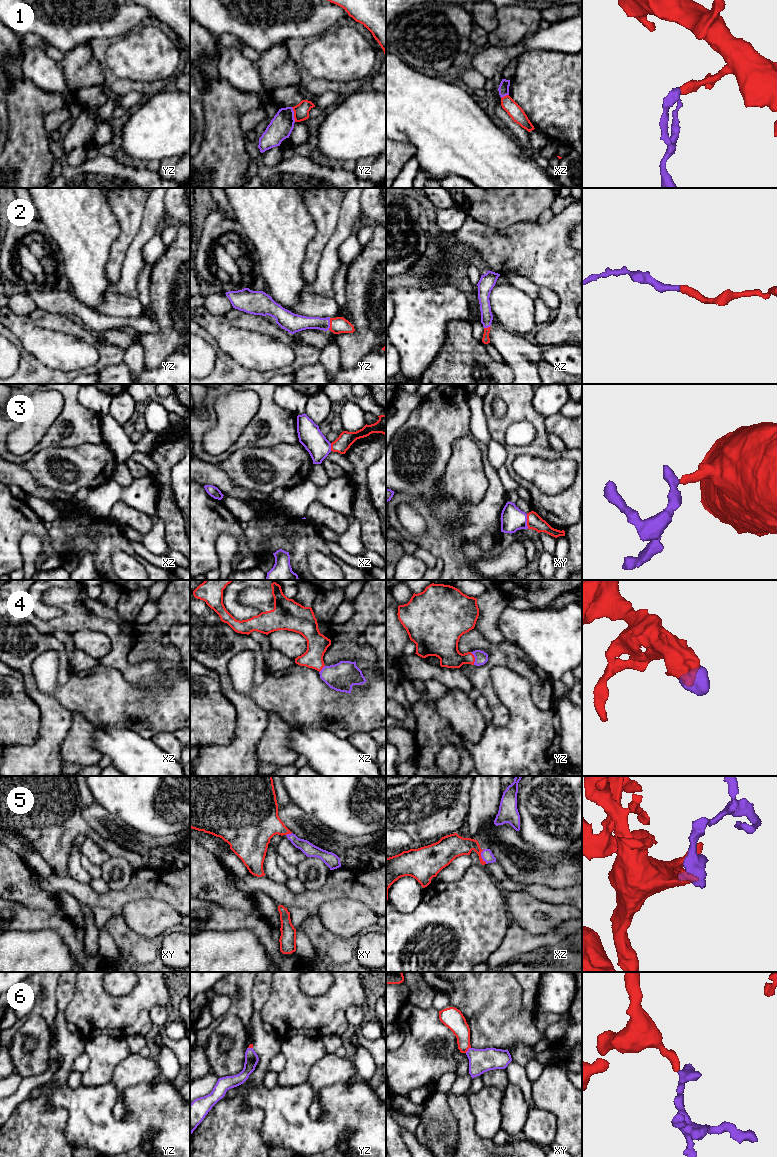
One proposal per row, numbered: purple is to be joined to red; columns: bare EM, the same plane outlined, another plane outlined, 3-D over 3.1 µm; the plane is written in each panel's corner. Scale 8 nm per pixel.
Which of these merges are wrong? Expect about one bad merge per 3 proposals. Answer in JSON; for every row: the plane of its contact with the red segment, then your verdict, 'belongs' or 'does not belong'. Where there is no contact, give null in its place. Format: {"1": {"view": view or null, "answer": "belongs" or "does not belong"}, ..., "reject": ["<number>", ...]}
{"1": {"view": "yz", "answer": "does not belong"}, "2": {"view": "yz", "answer": "belongs"}, "3": {"view": "xy", "answer": "belongs"}, "4": {"view": "yz", "answer": "belongs"}, "5": {"view": "xz", "answer": "belongs"}, "6": {"view": "xy", "answer": "belongs"}, "reject": ["1"]}

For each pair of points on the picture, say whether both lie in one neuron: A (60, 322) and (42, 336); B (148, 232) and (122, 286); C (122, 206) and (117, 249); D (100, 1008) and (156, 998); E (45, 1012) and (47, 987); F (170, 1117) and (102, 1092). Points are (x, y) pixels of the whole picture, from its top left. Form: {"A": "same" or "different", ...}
{"A": "different", "B": "same", "C": "same", "D": "same", "E": "same", "F": "same"}

